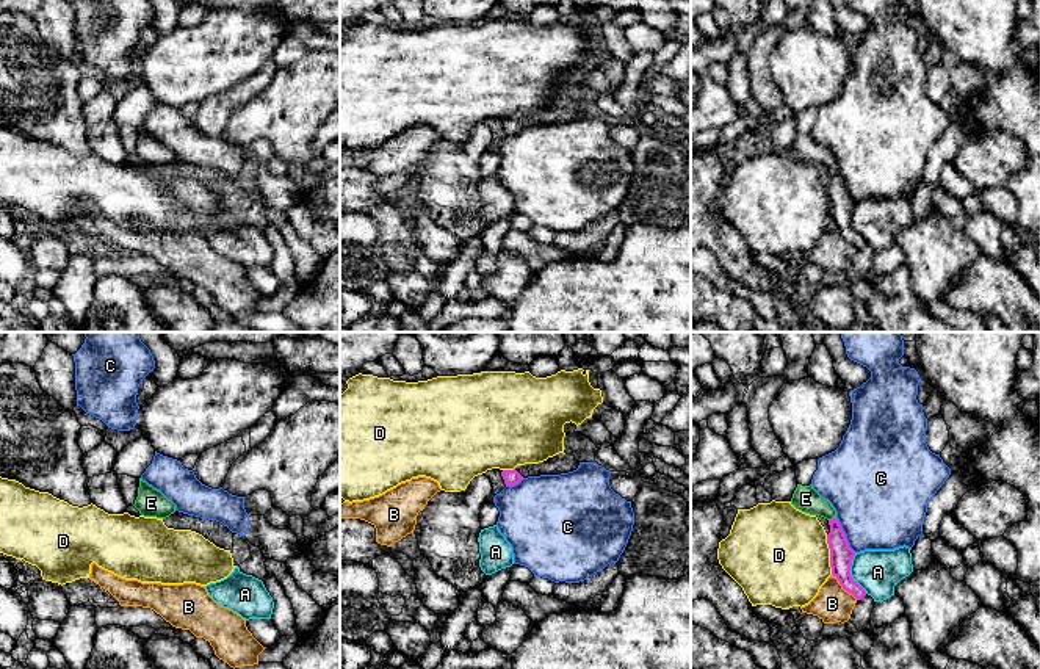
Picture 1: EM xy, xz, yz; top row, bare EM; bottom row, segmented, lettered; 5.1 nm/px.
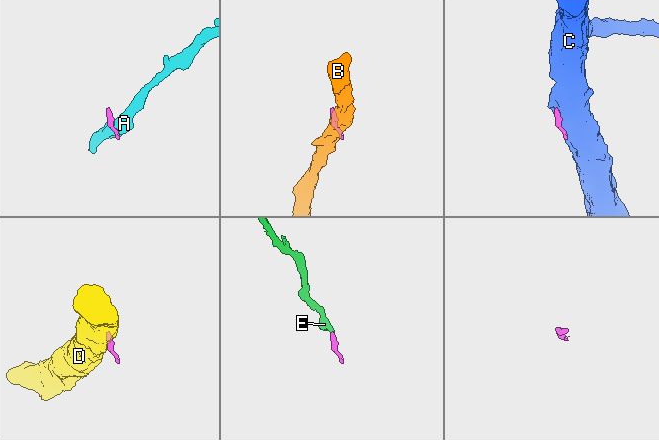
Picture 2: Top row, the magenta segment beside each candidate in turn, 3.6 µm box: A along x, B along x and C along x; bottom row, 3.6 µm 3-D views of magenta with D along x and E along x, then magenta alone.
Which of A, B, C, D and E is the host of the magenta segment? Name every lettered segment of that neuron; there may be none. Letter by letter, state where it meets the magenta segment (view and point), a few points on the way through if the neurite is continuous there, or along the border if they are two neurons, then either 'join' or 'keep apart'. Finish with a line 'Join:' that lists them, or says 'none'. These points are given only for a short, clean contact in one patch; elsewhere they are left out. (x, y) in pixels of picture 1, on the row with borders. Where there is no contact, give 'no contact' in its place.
A: meets magenta in yz at (849, 574); border along yz (854, 553), (851, 577), (866, 593); keep apart
B: meets magenta in yz at (843, 588); border along yz (832, 574), (857, 599); keep apart
C: meets magenta in yz at (844, 535); border along yz (837, 517), (848, 544), (855, 552); keep apart
D: meets magenta in yz at (830, 555); border along yz (826, 535), (832, 574); keep apart
E: meets magenta in yz at (832, 519); runs through yz (841, 555), (832, 519), (805, 499); join
Join: E

